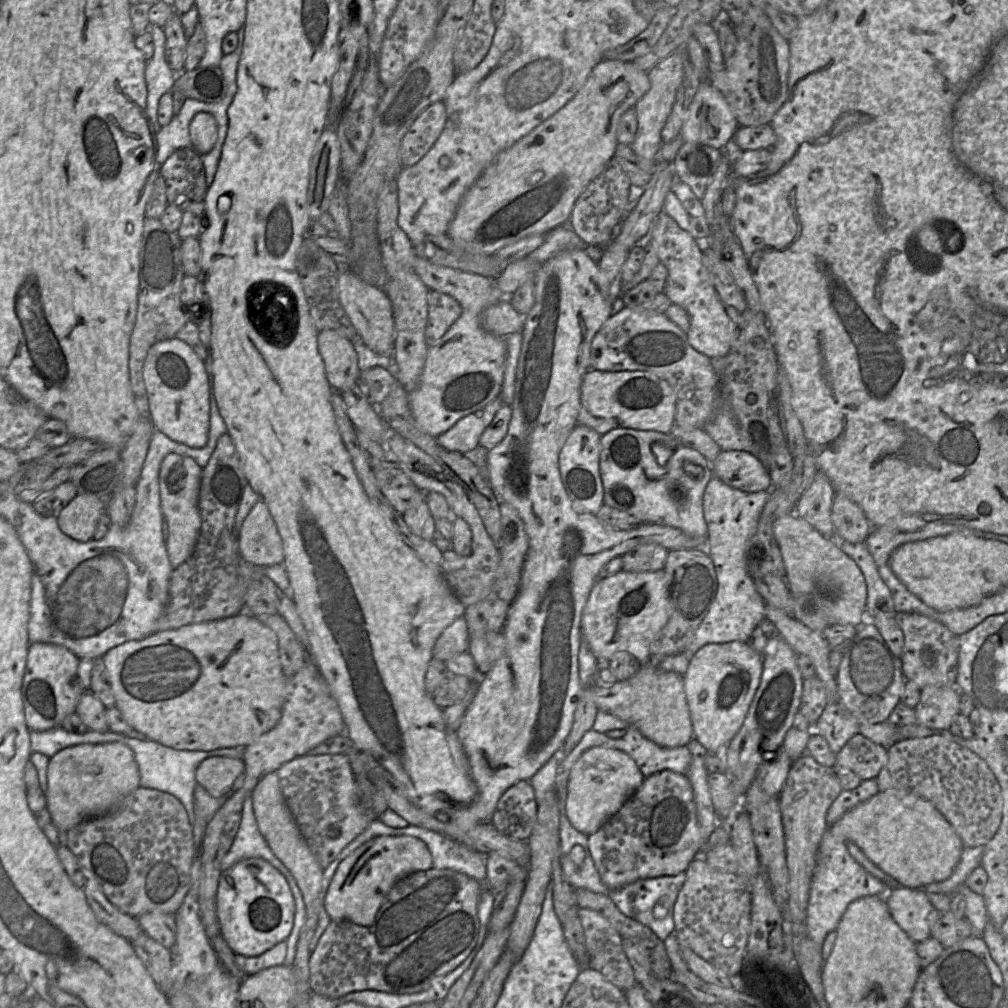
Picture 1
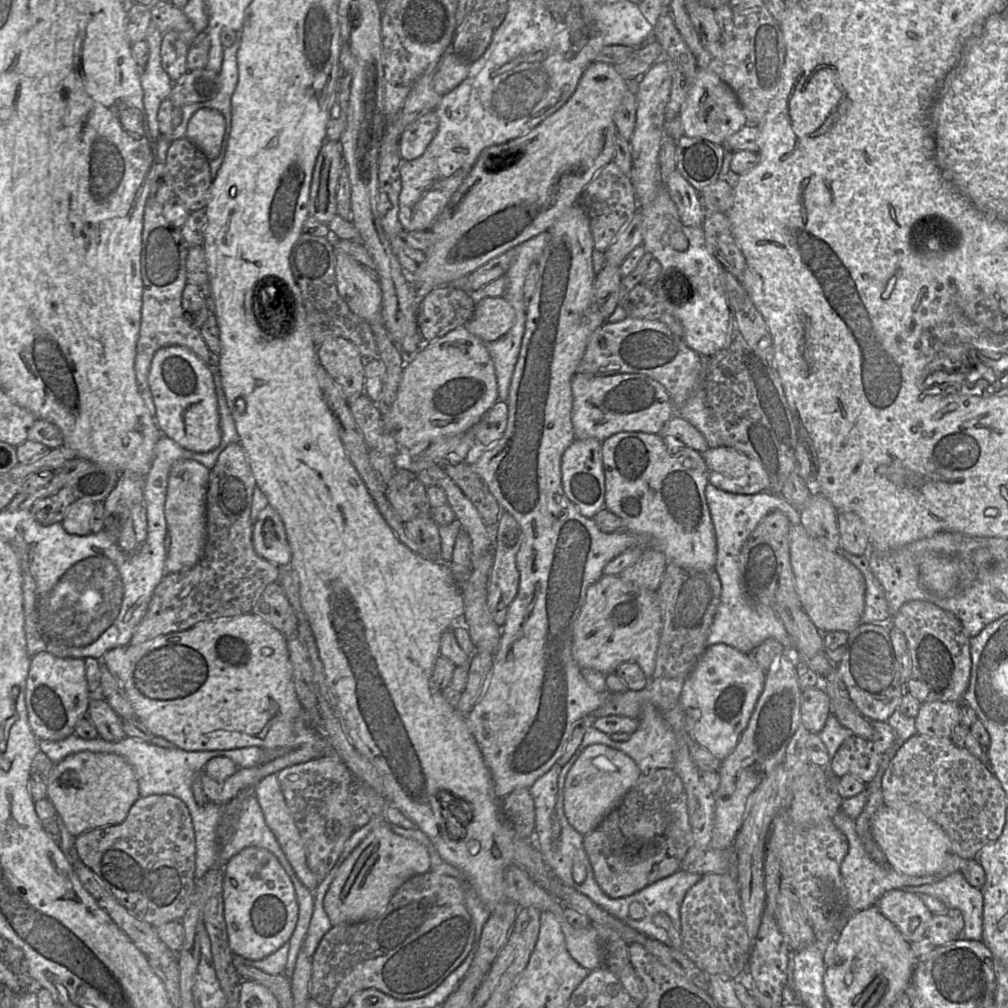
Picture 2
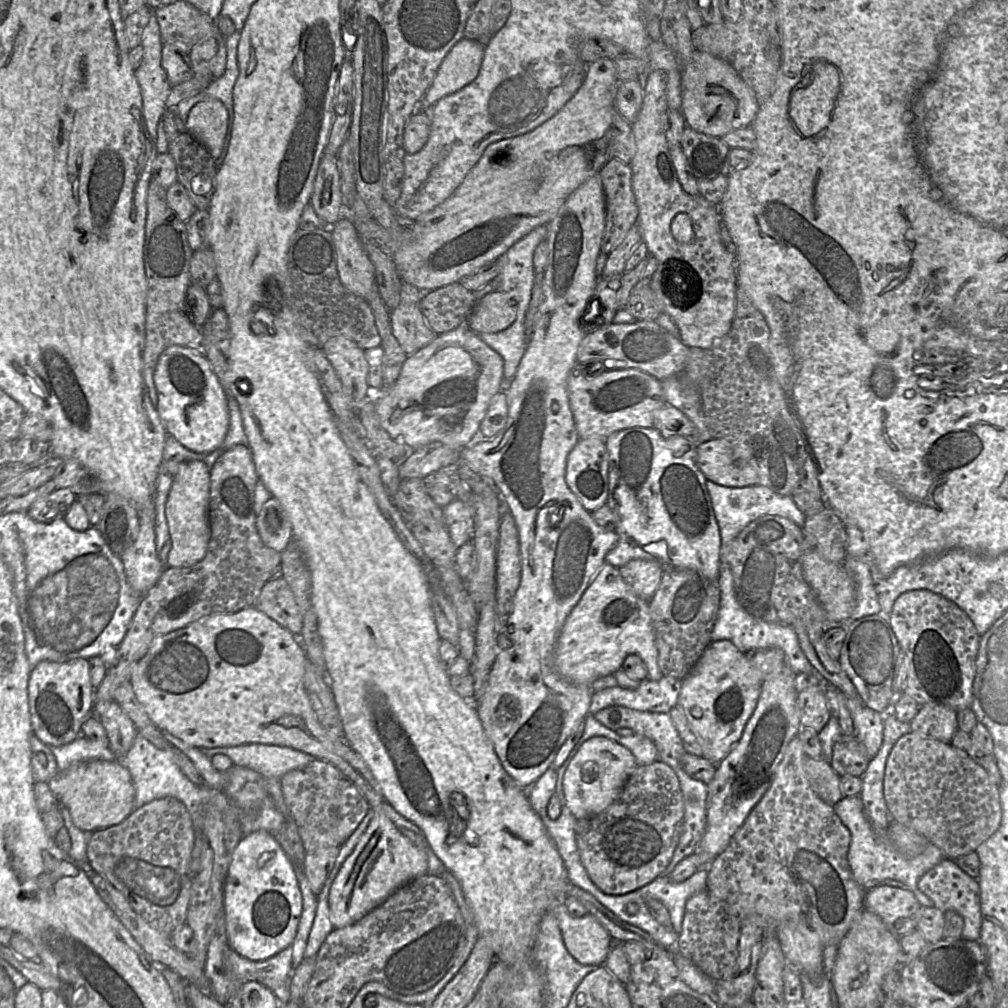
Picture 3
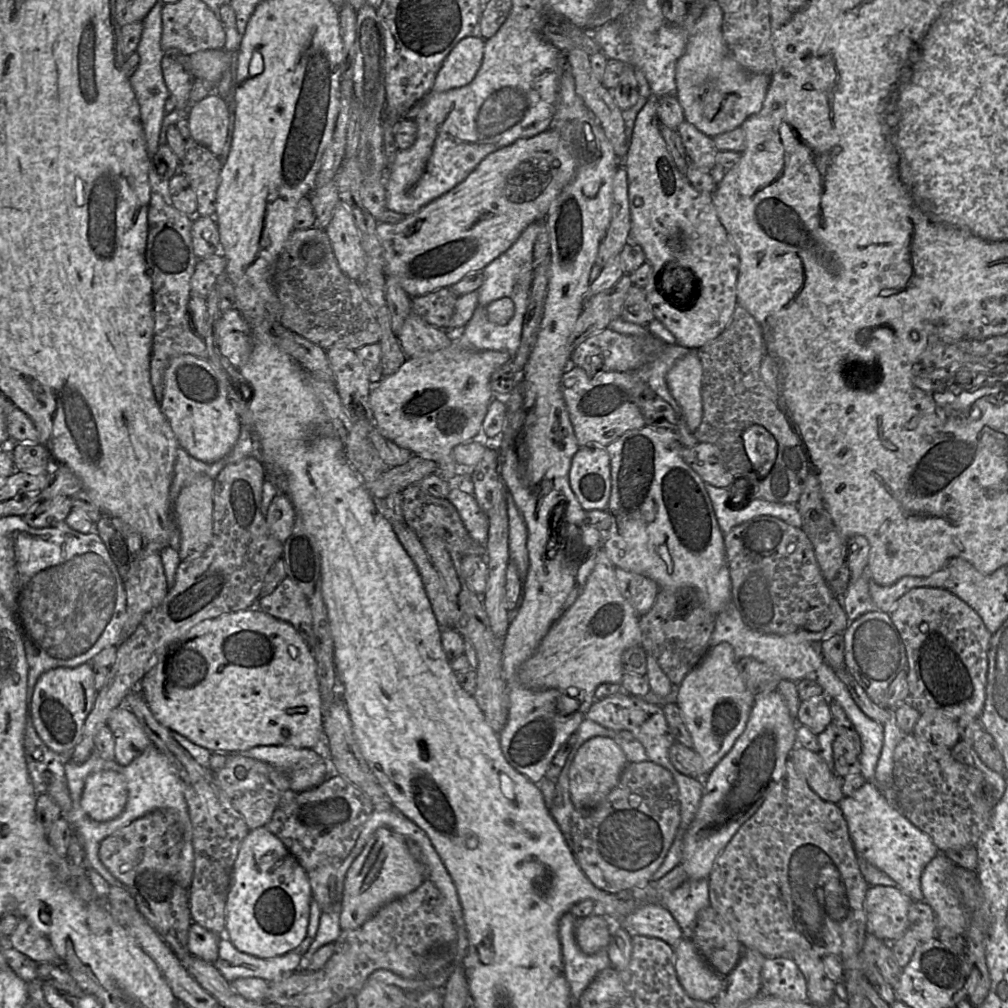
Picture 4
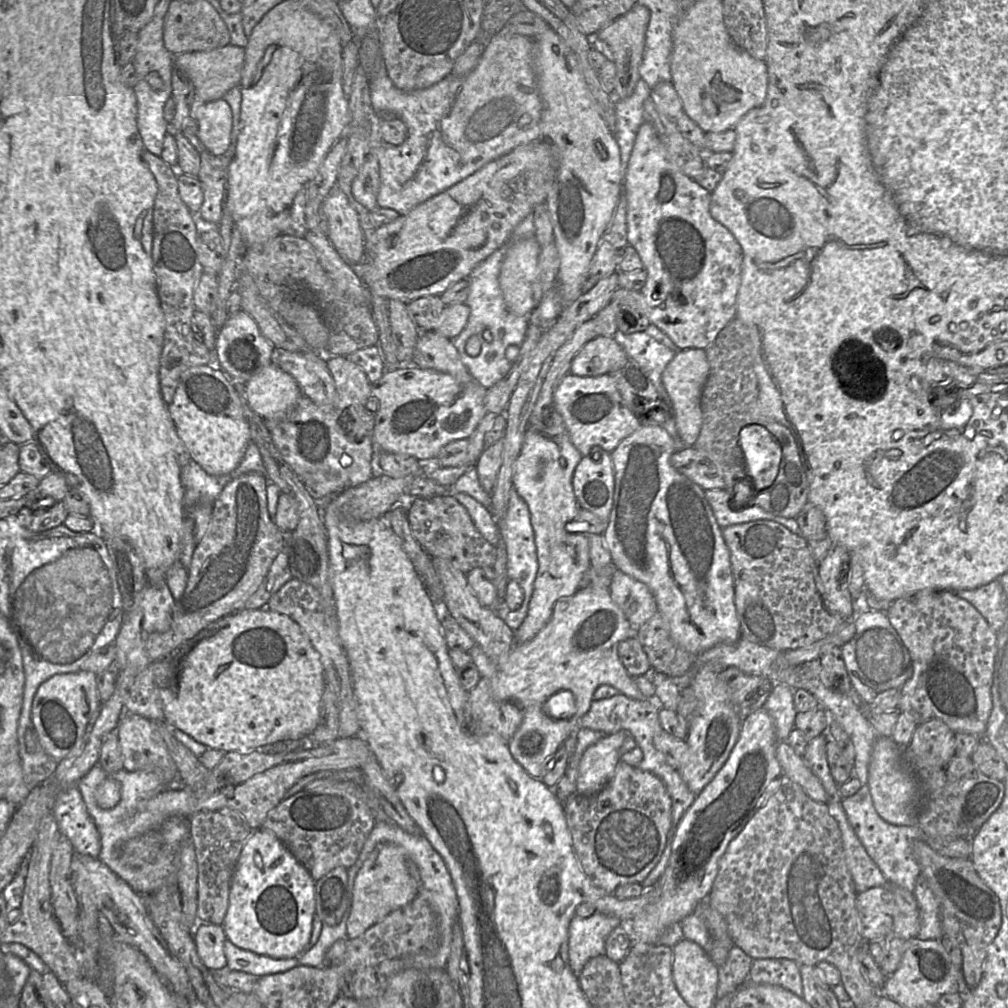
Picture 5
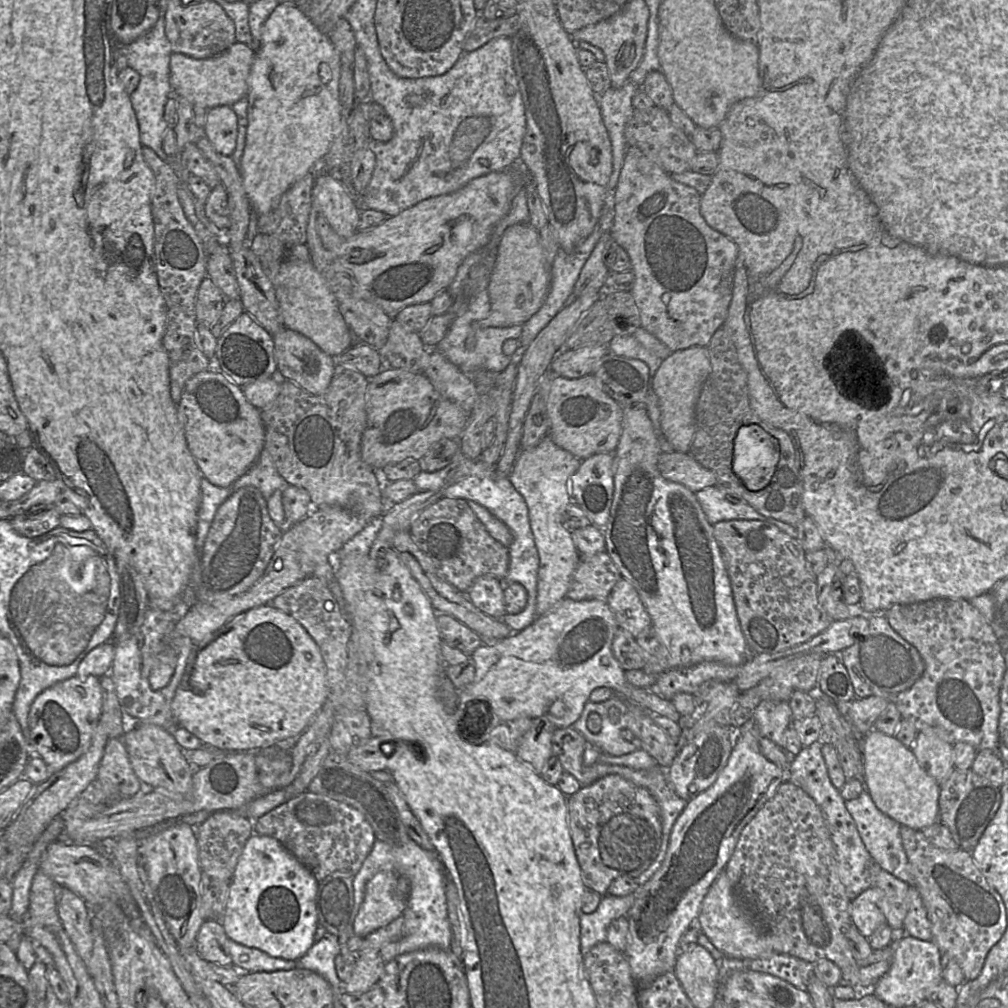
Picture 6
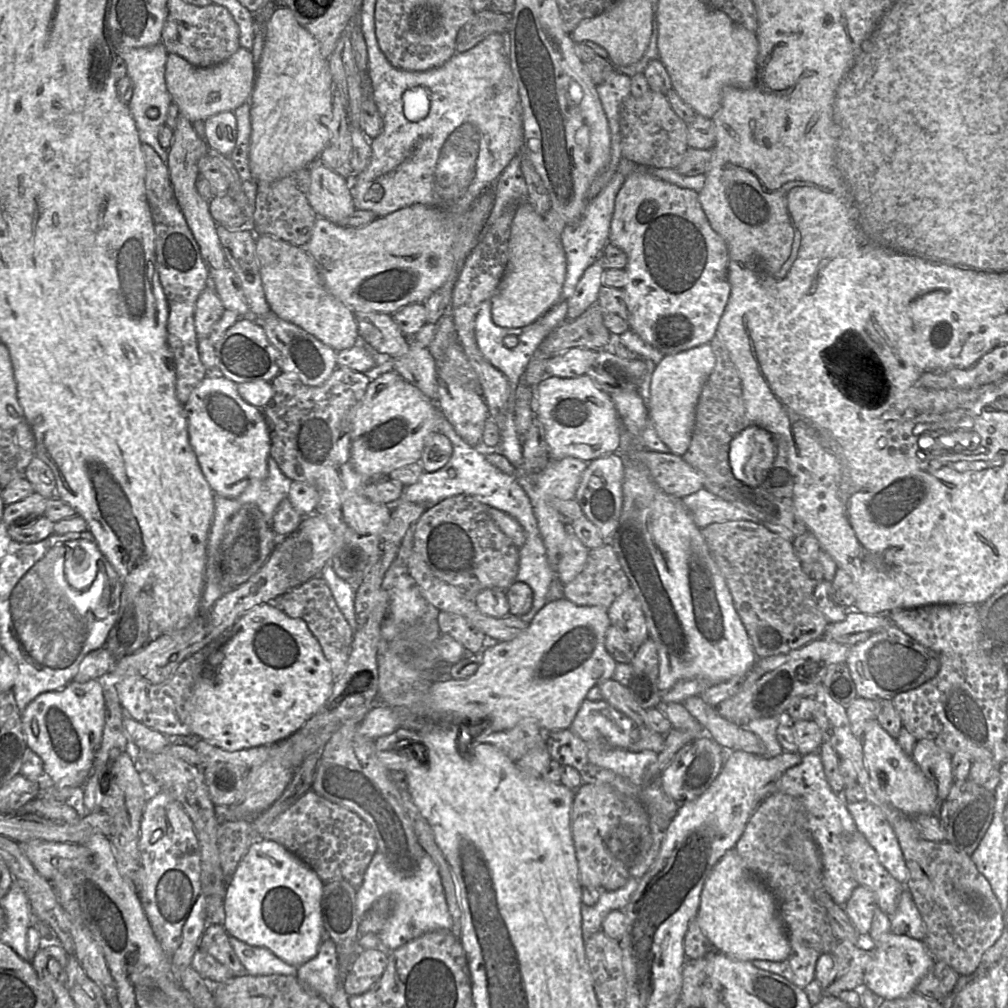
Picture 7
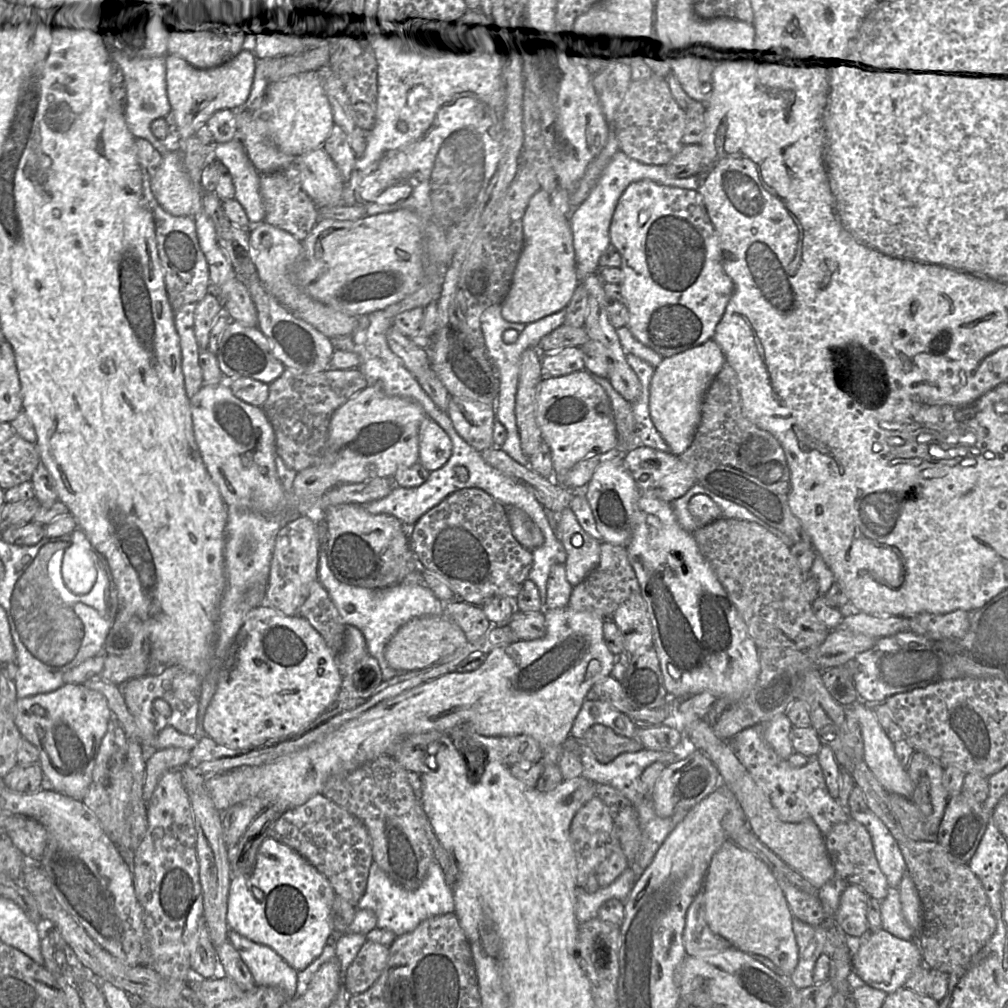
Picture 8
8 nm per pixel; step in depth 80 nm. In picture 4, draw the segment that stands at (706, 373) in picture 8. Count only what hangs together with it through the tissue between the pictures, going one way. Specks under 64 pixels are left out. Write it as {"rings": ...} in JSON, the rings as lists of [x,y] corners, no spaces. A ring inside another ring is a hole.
{"rings":[[[690,351],[677,360],[666,376],[671,395],[683,411],[685,423],[694,433],[702,420],[703,369],[697,351]]]}

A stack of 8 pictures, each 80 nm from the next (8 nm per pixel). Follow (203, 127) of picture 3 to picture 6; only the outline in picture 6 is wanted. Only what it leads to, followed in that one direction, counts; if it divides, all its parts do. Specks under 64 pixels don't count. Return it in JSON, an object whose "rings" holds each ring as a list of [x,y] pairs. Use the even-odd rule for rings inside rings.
{"rings":[[[221,105],[207,110],[205,134],[220,154],[231,156],[236,147],[238,123],[231,106]]]}

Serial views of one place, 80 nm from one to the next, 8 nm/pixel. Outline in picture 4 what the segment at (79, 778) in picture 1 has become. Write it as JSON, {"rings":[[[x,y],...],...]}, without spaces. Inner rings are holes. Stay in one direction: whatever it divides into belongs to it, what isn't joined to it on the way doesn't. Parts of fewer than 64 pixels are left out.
{"rings":[[[102,770],[87,777],[80,805],[91,819],[105,822],[122,813],[127,799],[125,777],[114,770]]]}

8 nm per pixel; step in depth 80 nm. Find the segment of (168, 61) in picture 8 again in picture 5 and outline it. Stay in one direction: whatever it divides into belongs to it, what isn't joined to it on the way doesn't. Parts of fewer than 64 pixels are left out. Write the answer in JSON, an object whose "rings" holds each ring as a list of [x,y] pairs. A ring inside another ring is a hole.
{"rings":[[[228,44],[223,47],[207,51],[191,51],[178,55],[173,55],[173,69],[179,69],[194,85],[195,95],[204,102],[210,102],[218,99],[224,99],[224,95],[232,88],[239,86],[242,78],[242,70],[245,61],[245,48]]]}

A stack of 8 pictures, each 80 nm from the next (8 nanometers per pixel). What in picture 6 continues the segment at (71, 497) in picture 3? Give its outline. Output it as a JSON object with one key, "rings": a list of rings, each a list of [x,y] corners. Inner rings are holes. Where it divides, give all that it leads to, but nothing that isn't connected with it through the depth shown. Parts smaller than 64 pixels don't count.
{"rings":[[[54,507],[40,509],[33,517],[26,515],[27,513],[18,514],[10,519],[14,531],[25,537],[41,536],[60,525],[61,515]]]}

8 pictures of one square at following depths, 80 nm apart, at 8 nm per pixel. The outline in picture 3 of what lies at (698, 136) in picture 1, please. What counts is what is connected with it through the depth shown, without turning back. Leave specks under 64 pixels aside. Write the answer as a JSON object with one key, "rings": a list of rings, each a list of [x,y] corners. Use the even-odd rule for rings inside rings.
{"rings":[[[693,50],[681,73],[681,112],[686,126],[708,136],[722,138],[736,129],[751,126],[759,110],[753,90],[726,61]]]}

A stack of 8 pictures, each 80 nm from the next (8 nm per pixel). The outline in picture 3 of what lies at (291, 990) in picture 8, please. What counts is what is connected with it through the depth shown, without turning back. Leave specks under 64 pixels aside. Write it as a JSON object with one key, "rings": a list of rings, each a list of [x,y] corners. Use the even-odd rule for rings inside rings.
{"rings":[[[214,937],[208,943],[204,973],[209,982],[209,995],[226,1004],[229,994],[240,989],[245,982],[262,980],[290,981],[293,972],[292,947],[289,946],[280,953],[263,961],[253,961],[239,955],[227,943],[225,938]]]}

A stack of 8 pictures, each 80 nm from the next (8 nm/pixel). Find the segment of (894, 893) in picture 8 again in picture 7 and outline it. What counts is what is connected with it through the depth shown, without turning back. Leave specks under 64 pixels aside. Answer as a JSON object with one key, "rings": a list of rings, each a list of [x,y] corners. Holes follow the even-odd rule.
{"rings":[[[908,889],[901,893],[896,910],[889,916],[889,920],[892,933],[923,940],[925,924]]]}

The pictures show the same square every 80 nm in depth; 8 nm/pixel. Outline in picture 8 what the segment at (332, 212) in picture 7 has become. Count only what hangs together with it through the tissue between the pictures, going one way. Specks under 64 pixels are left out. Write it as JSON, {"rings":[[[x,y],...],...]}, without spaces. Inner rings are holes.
{"rings":[[[323,146],[296,157],[295,162],[300,168],[302,187],[318,208],[344,203],[345,183]]]}

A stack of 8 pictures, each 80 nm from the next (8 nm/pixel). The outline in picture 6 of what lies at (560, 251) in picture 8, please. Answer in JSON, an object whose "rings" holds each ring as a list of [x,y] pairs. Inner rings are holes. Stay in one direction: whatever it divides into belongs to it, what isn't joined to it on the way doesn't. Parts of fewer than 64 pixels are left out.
{"rings":[[[530,223],[514,224],[507,227],[502,233],[497,250],[496,262],[488,285],[488,295],[490,298],[491,311],[489,316],[480,322],[481,328],[486,327],[510,327],[514,325],[524,325],[543,305],[550,287],[552,266],[546,261],[539,231]]]}

